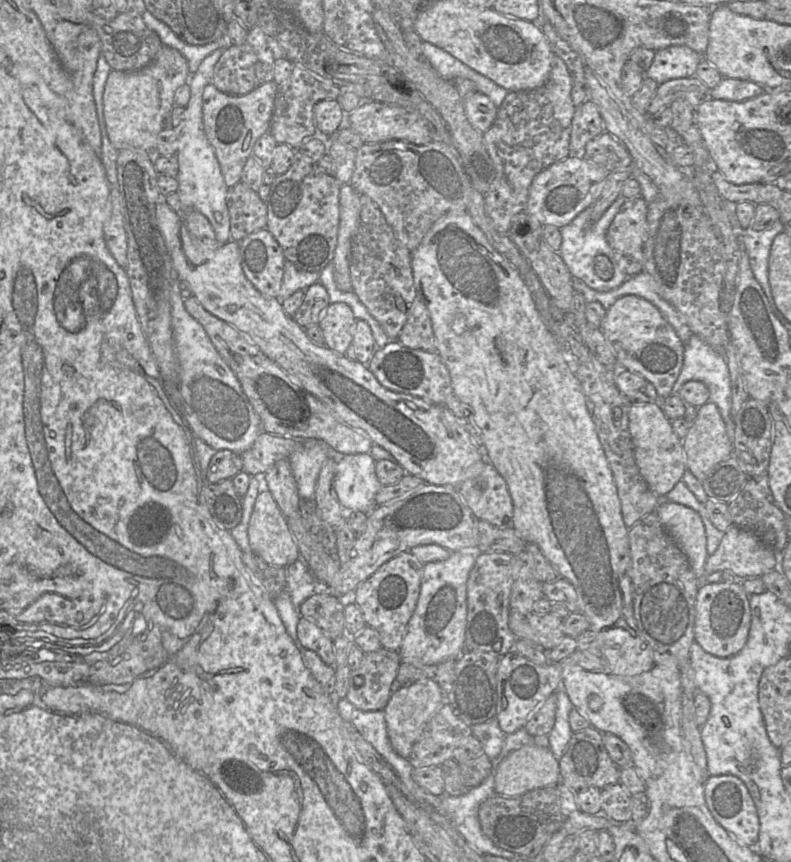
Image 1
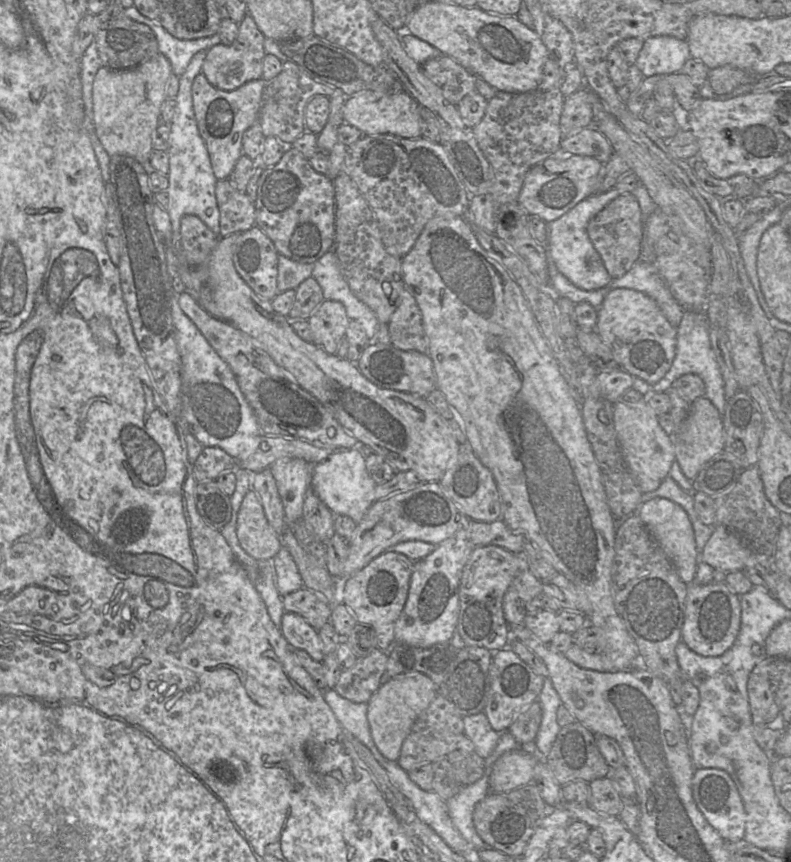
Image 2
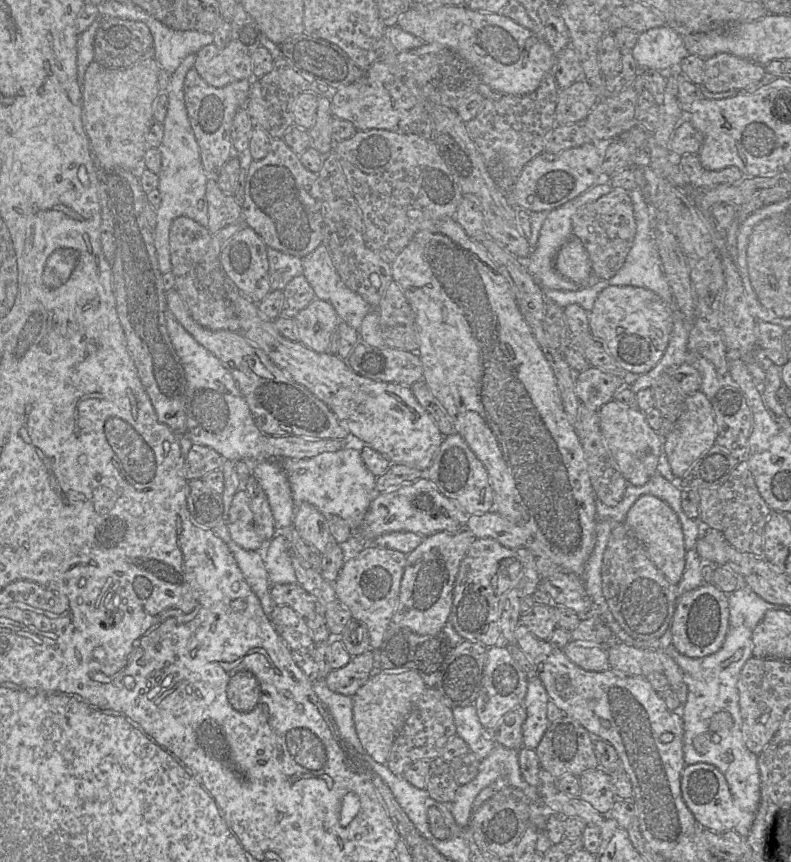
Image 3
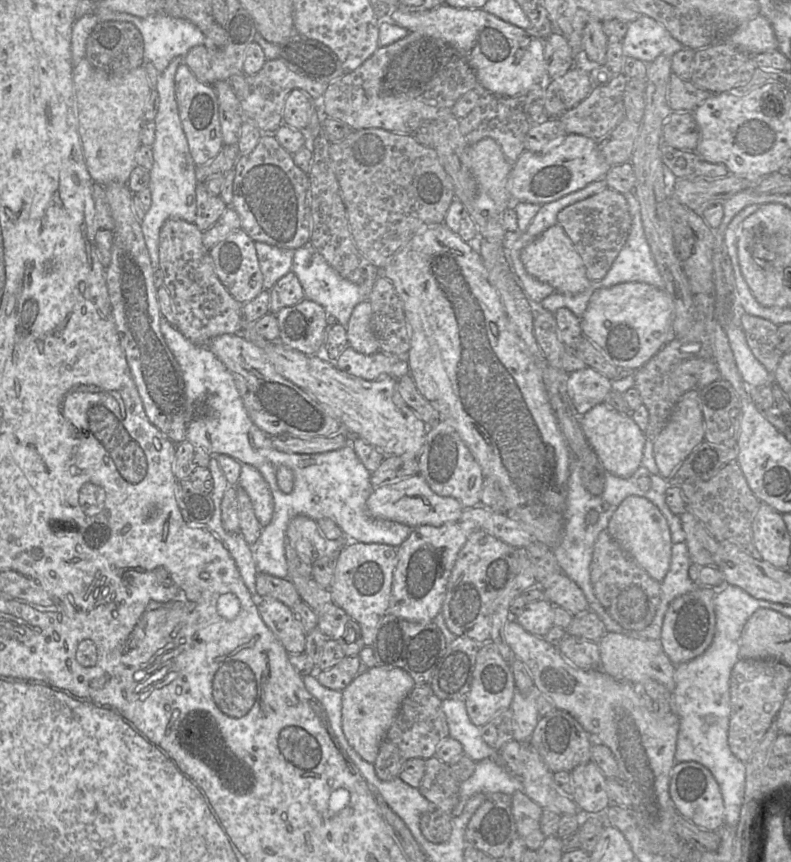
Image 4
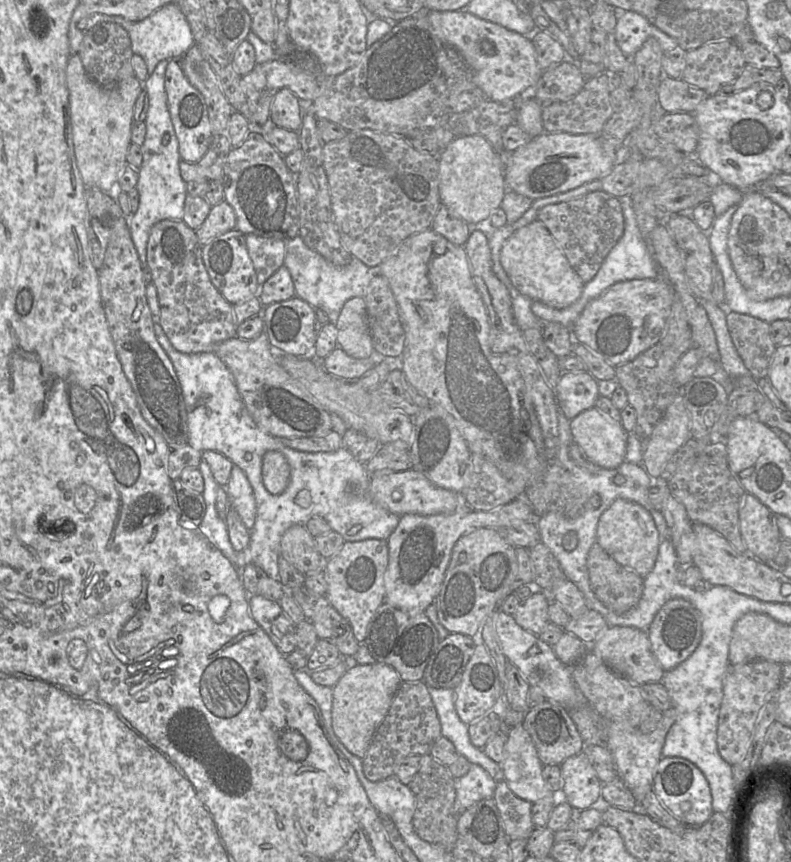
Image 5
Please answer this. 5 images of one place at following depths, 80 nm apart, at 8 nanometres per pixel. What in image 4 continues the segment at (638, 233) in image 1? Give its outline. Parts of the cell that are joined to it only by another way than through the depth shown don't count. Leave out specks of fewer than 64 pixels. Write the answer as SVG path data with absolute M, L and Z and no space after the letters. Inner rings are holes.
M606 188L563 208L557 215L560 225L581 256L590 282L603 279L623 248L631 230L632 219L624 194Z

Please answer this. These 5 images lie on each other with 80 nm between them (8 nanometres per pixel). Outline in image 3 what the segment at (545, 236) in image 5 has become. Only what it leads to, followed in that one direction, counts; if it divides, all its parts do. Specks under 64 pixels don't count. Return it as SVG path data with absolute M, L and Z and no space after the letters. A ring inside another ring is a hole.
M568 240L557 252L555 269L565 278L577 284L586 284L591 275L588 254L580 240Z

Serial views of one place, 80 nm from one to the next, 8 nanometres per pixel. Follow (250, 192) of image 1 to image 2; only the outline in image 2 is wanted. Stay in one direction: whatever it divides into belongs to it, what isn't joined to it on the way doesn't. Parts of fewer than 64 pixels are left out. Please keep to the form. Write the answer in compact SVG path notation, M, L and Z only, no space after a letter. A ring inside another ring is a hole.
M218 180L215 195L220 237L242 233L255 226L255 207L245 192L239 191L229 180Z

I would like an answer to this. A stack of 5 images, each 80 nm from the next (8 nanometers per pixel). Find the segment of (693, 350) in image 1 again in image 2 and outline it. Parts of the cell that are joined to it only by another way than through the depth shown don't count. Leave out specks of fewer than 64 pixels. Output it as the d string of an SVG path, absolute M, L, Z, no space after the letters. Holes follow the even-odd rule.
M684 309L683 316L677 330L676 353L670 370L656 384L650 385L651 390L663 392L672 387L673 382L680 376L688 373L697 374L705 384L704 397L708 398L717 408L720 415L724 412L726 395L725 383L712 349L709 322L704 312Z

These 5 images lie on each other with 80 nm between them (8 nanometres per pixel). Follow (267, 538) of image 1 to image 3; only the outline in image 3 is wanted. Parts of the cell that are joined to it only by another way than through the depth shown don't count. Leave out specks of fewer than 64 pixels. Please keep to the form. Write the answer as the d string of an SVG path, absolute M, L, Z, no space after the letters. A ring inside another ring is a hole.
M245 491L235 493L228 512L227 525L233 541L250 551L263 551L266 545L256 532L250 498Z

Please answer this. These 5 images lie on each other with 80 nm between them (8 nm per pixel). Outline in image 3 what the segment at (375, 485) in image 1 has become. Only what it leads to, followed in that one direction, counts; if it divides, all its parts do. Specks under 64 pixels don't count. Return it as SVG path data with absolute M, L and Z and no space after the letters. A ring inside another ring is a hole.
M342 448L312 458L276 460L287 473L295 505L307 502L326 517L343 518L352 530L360 526L377 492L376 477L366 468L359 450Z

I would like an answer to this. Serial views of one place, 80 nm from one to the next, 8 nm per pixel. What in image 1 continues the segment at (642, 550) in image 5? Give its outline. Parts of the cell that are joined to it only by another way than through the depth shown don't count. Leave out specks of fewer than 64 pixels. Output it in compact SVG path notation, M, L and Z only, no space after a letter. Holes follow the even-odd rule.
M663 500L654 513L688 558L694 574L701 578L709 556L701 516L692 508L669 500Z

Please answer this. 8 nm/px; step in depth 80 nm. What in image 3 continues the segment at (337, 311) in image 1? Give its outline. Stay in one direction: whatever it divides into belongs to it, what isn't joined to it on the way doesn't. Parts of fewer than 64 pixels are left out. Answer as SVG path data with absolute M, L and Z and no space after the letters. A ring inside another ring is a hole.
M315 299L297 314L294 321L300 343L318 353L329 353L331 337L341 322L330 303Z

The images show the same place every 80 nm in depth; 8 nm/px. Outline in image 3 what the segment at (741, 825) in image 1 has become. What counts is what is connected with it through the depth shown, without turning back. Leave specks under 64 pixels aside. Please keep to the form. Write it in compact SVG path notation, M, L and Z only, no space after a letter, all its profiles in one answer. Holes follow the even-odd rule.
M706 763L685 765L680 779L682 798L697 823L715 833L733 830L740 821L740 809L736 805L723 773Z

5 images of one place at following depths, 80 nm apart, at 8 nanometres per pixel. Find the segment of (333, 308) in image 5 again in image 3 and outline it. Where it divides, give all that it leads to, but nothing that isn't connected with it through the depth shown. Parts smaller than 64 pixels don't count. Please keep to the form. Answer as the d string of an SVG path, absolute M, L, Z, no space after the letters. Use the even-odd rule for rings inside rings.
M317 247L302 259L302 265L302 275L313 288L315 299L330 303L341 322L359 330L364 317L373 308L345 285L334 268L326 247Z

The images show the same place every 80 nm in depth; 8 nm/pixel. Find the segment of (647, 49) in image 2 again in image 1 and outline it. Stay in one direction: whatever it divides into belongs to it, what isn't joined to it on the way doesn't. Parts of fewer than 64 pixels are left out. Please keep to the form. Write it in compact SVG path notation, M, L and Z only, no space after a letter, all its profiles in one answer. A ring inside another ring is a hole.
M669 46L655 51L652 64L645 71L644 77L658 85L672 79L693 77L702 60L703 55L686 46Z

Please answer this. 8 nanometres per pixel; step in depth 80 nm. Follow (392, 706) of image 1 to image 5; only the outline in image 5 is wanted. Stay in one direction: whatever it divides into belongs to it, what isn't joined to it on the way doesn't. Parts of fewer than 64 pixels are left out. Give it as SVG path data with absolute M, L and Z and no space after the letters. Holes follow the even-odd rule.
M357 664L350 667L332 687L332 730L336 738L355 756L362 759L381 722L387 715L402 681L385 664Z

